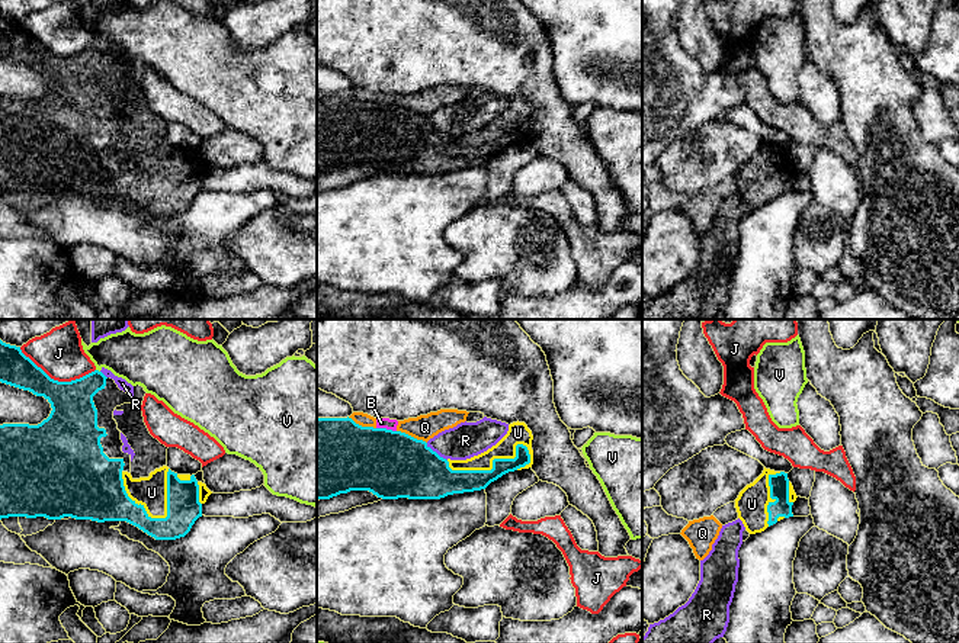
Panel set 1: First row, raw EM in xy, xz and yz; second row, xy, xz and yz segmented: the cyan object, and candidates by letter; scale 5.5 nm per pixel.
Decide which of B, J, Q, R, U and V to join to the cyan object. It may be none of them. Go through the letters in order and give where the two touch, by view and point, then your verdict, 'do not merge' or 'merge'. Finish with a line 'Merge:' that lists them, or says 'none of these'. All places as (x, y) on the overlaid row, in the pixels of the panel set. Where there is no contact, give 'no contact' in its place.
B: meets cyan in xz at (385, 428); do not merge
J: meets cyan in xy at (57, 381); do not merge
Q: meets cyan in xz at (410, 436); do not merge
R: meets cyan in xz at (435, 452); do not merge
U: meets cyan in xz at (493, 463); merge
V: meets cyan in xy at (98, 370); do not merge
Merge: U

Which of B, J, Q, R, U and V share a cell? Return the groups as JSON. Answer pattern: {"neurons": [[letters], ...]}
{"neurons": [["B", "Q"], ["J"], ["R"], ["U"], ["V"]]}

